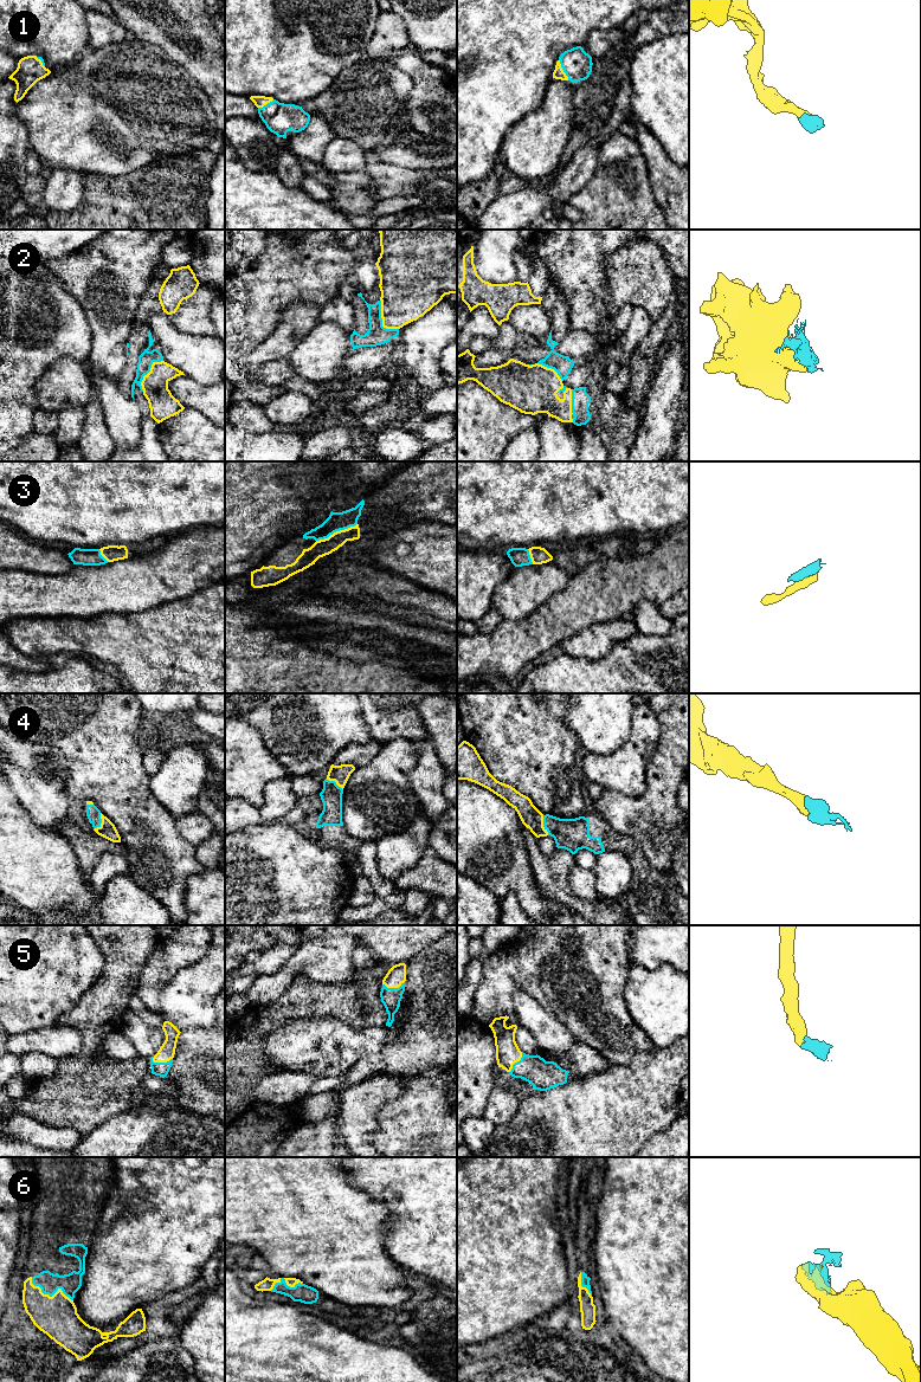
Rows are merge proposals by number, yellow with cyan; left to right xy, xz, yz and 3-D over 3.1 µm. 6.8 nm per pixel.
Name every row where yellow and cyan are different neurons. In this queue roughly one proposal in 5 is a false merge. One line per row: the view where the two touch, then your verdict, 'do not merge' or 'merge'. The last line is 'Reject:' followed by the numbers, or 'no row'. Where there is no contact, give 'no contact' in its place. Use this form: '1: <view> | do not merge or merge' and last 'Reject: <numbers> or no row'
1: yz | merge
2: xz | merge
3: xz | merge
4: yz | merge
5: xy | merge
6: xy | merge
Reject: no row

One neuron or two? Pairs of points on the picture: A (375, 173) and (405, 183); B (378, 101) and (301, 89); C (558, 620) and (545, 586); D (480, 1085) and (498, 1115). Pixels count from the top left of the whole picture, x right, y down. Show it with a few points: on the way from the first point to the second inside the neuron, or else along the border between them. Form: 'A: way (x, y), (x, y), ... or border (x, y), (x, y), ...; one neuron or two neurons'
A: way (382, 175), (388, 180), (398, 181); one neuron
B: border (340, 72), (326, 89), (301, 105); two neurons
C: border (570, 579), (562, 589), (551, 595), (528, 615); two neurons
D: border (497, 1080), (482, 1115); two neurons

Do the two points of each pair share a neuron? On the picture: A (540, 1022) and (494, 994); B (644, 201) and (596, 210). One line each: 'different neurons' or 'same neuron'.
A: different neurons
B: same neuron

